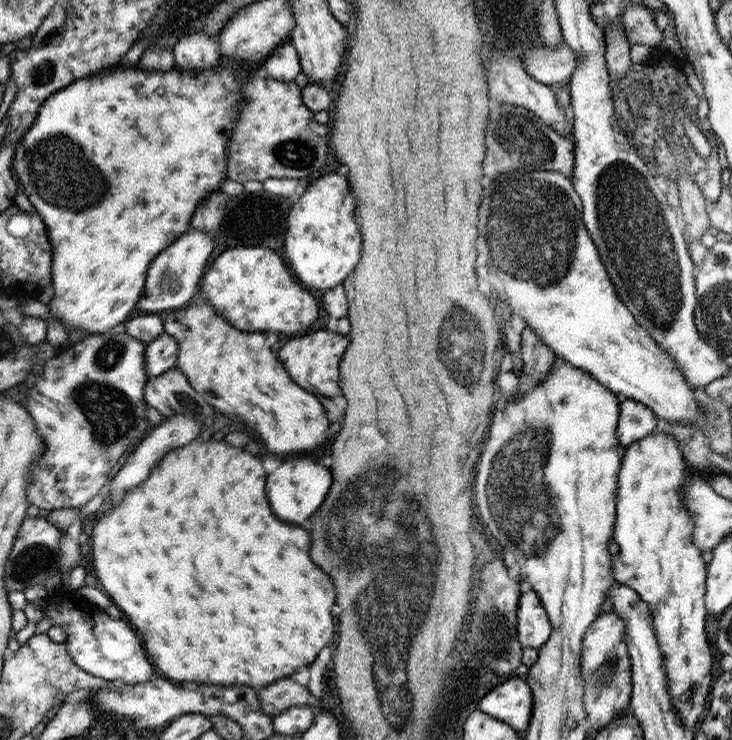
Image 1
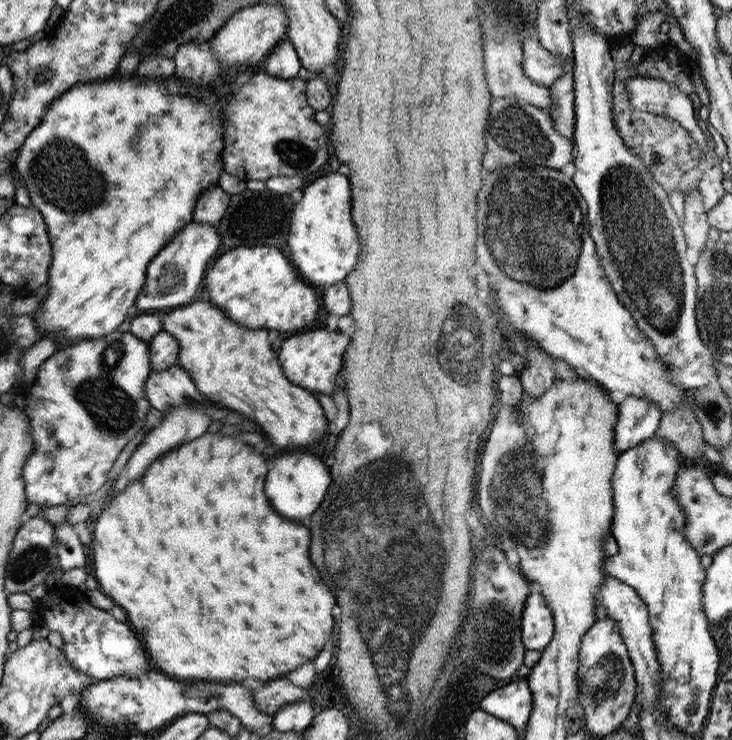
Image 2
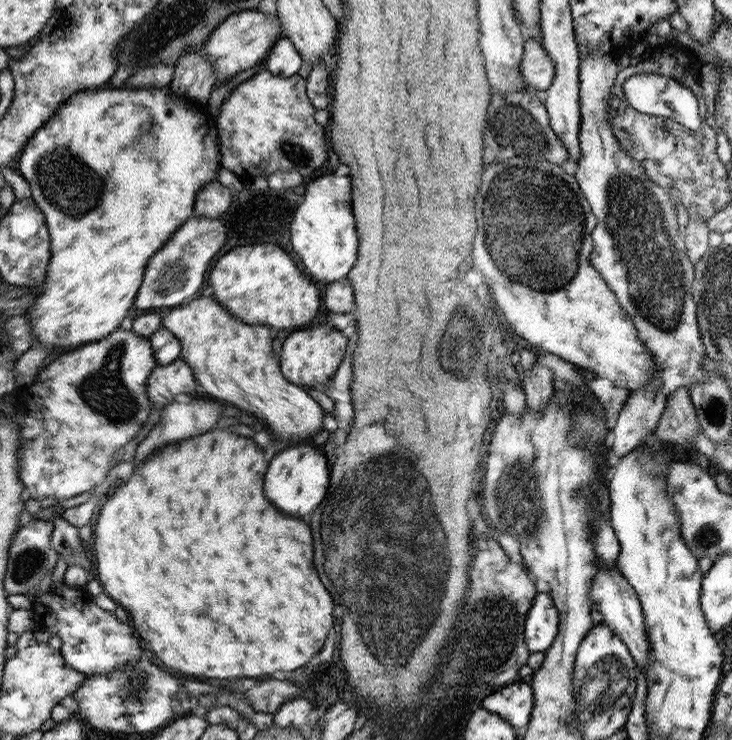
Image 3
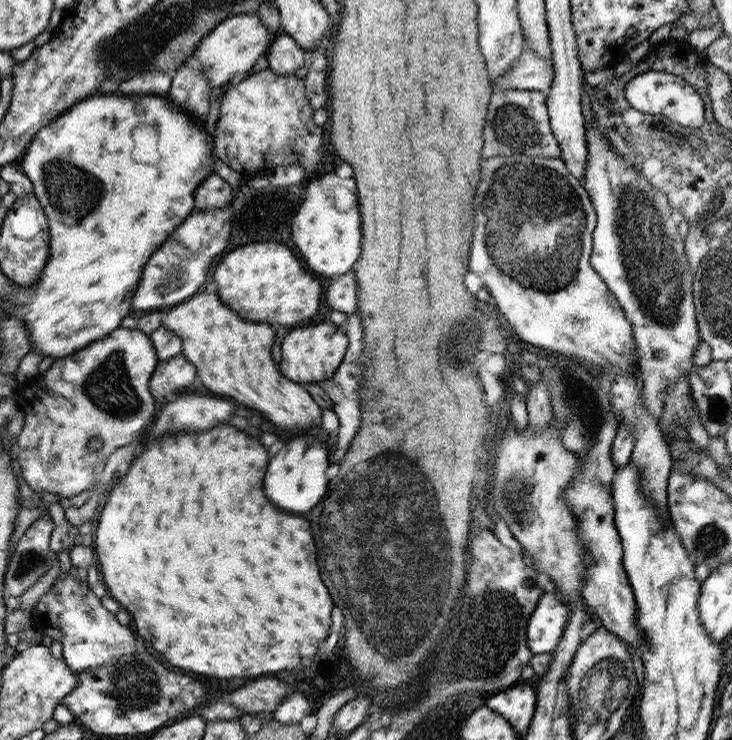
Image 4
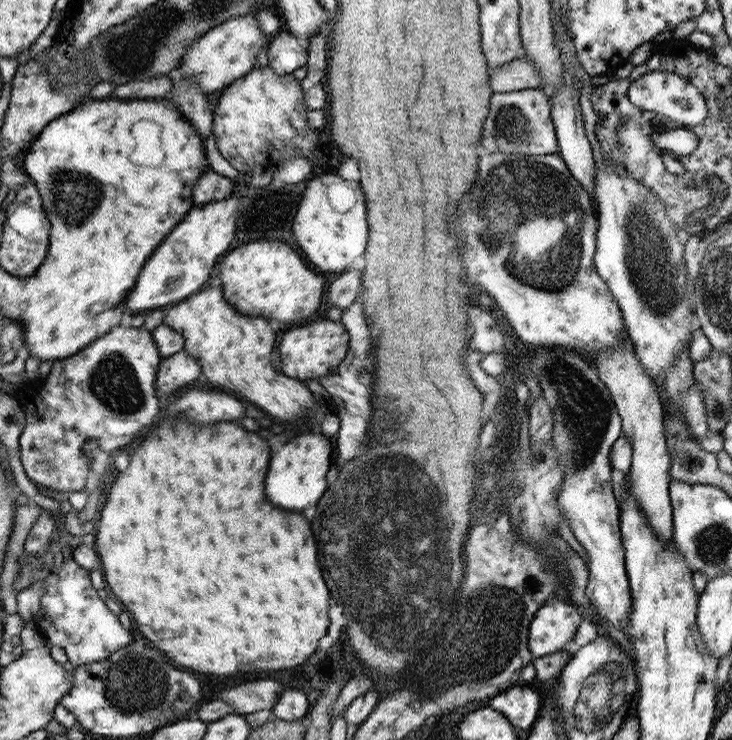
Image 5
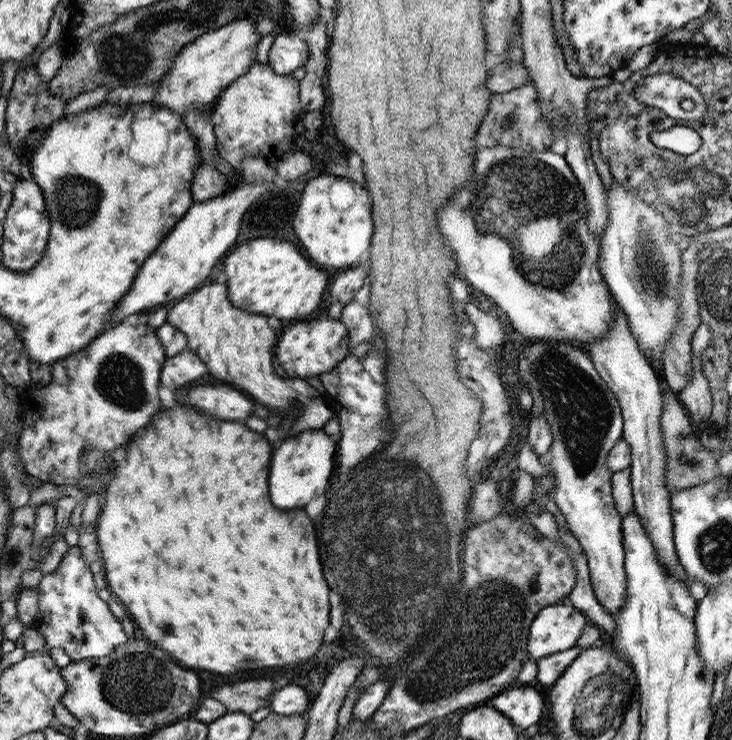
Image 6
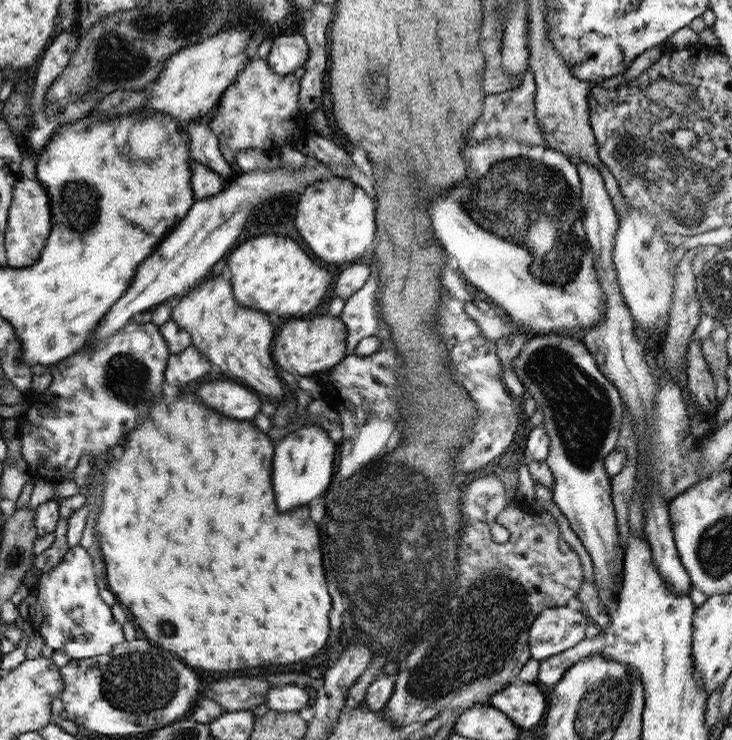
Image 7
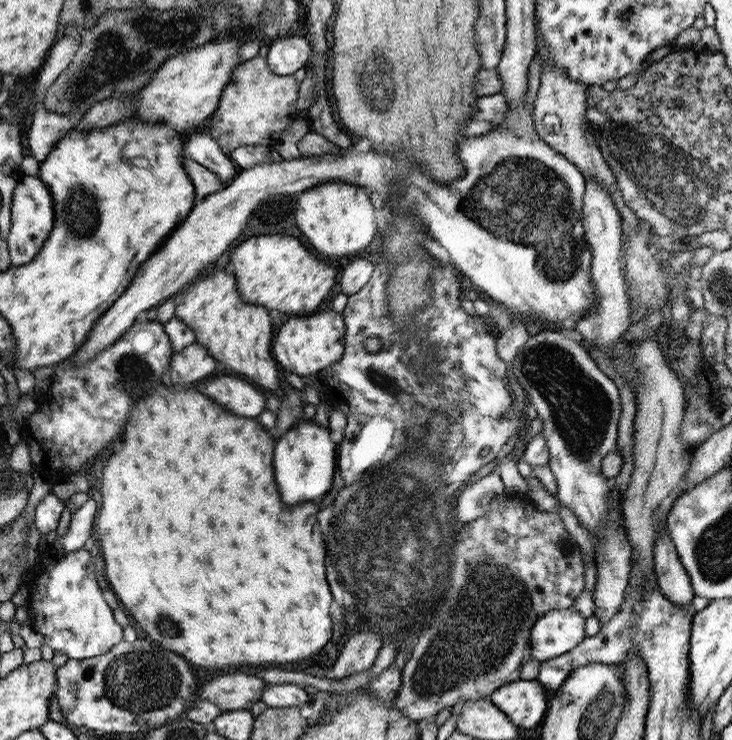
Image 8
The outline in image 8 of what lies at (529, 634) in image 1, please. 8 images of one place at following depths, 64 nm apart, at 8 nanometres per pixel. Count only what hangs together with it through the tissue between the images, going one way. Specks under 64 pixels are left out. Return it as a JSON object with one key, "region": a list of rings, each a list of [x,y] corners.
{"region":[[[571,608],[544,613],[530,632],[531,658],[542,662],[570,652],[583,641],[584,628],[585,619]]]}

